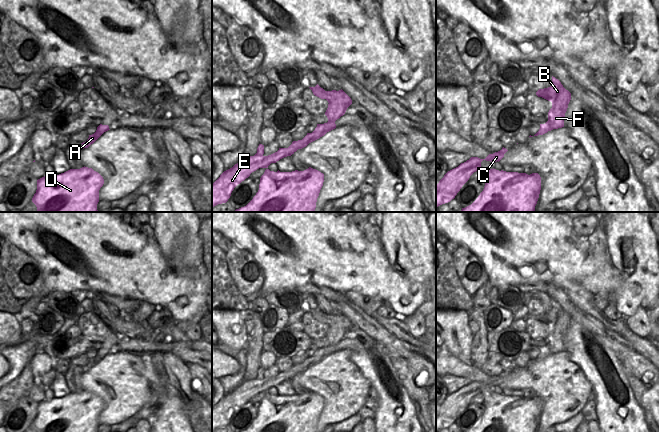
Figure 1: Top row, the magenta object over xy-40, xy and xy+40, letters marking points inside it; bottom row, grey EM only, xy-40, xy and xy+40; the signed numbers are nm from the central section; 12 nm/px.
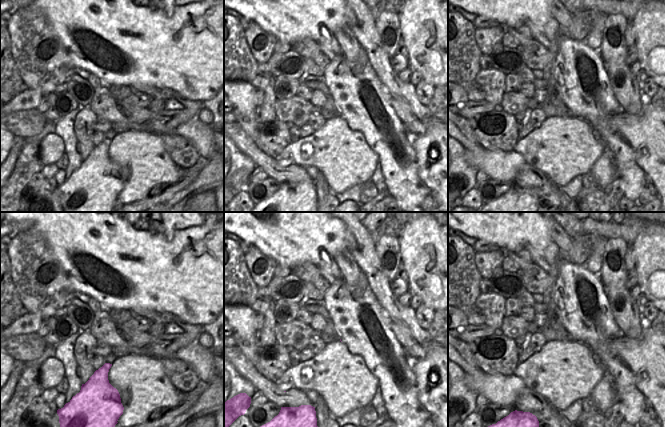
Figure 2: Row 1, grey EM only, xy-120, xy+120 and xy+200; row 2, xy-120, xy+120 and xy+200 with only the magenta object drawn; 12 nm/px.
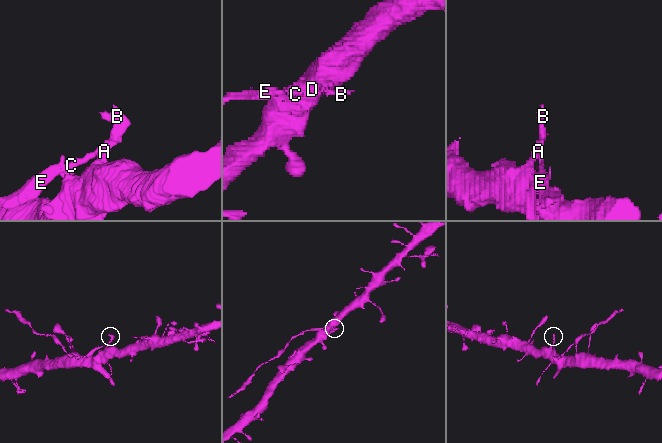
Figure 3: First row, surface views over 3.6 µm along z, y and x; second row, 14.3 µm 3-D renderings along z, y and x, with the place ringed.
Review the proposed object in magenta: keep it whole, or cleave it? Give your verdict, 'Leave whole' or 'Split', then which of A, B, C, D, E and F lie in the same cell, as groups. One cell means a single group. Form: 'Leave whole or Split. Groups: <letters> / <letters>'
Split. Groups: A B D F / C E

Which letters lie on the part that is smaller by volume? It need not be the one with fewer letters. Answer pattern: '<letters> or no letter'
C, E

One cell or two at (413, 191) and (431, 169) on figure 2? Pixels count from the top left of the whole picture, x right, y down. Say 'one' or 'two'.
two

